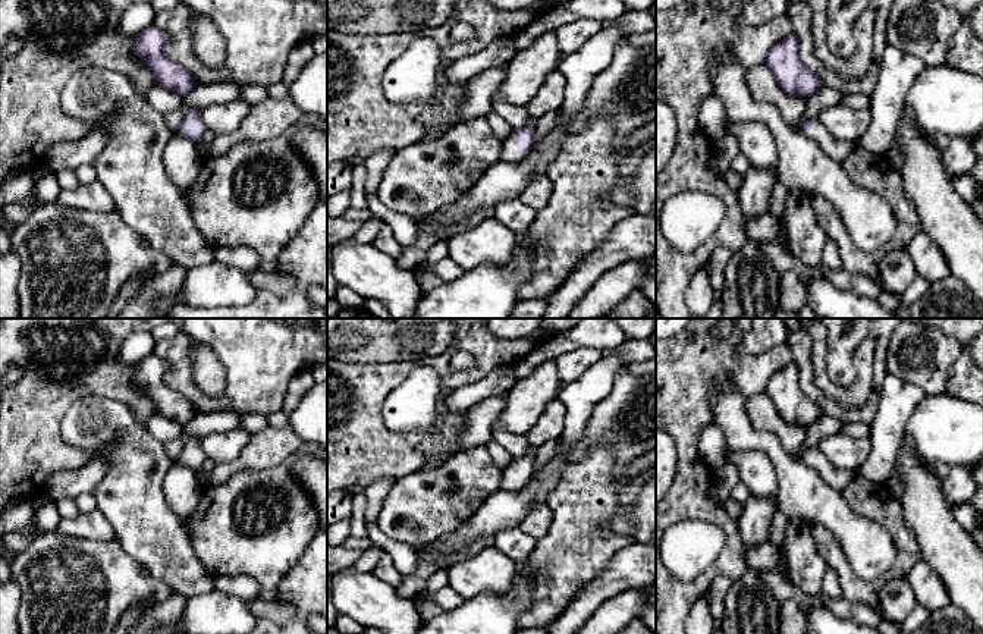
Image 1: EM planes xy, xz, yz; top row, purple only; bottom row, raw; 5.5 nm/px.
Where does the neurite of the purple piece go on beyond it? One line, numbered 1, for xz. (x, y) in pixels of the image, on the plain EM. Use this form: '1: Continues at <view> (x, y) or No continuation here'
1: Continues at xz (509, 482)

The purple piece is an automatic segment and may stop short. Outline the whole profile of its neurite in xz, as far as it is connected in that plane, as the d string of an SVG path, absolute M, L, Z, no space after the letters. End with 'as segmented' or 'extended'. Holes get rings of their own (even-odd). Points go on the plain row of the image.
M524 455L511 462L511 467L503 473L499 490L518 490L522 489L531 478L534 471L534 458Z; extended

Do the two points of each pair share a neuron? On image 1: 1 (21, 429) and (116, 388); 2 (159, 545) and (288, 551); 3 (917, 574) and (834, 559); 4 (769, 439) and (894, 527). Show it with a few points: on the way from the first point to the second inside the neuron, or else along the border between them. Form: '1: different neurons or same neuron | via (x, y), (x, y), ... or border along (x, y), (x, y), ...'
1: same neuron | via (44, 405), (57, 392), (93, 386)
2: different neurons | border along (184, 521), (187, 537), (195, 556), (212, 576)
3: different neurons | border along (920, 559), (905, 576)
4: different neurons | border along (839, 492), (856, 512), (866, 515)

